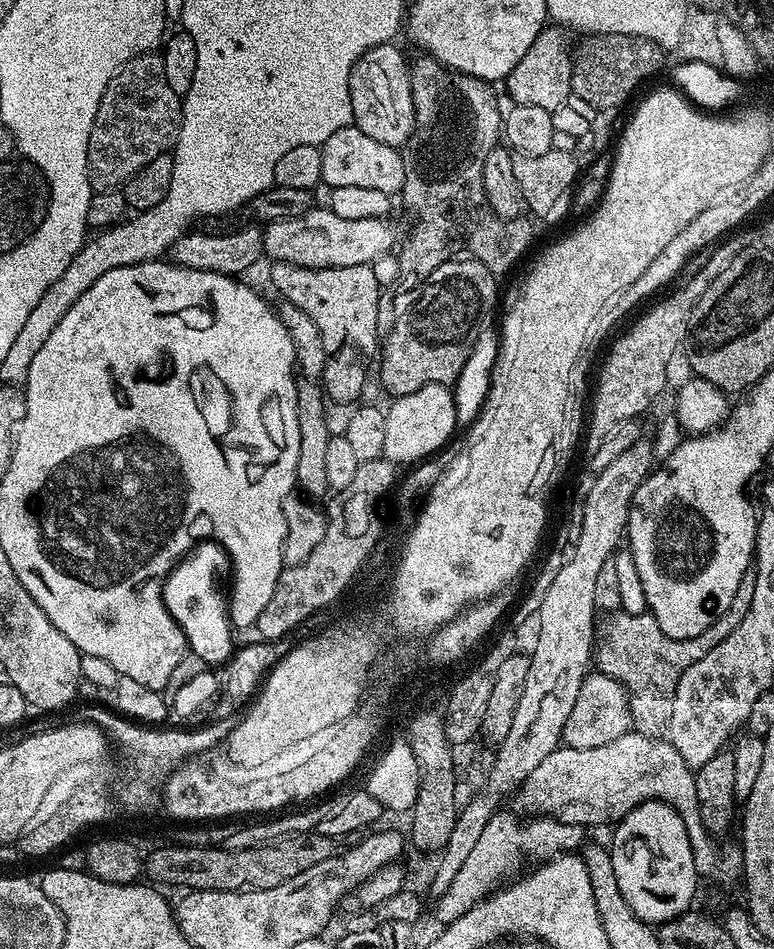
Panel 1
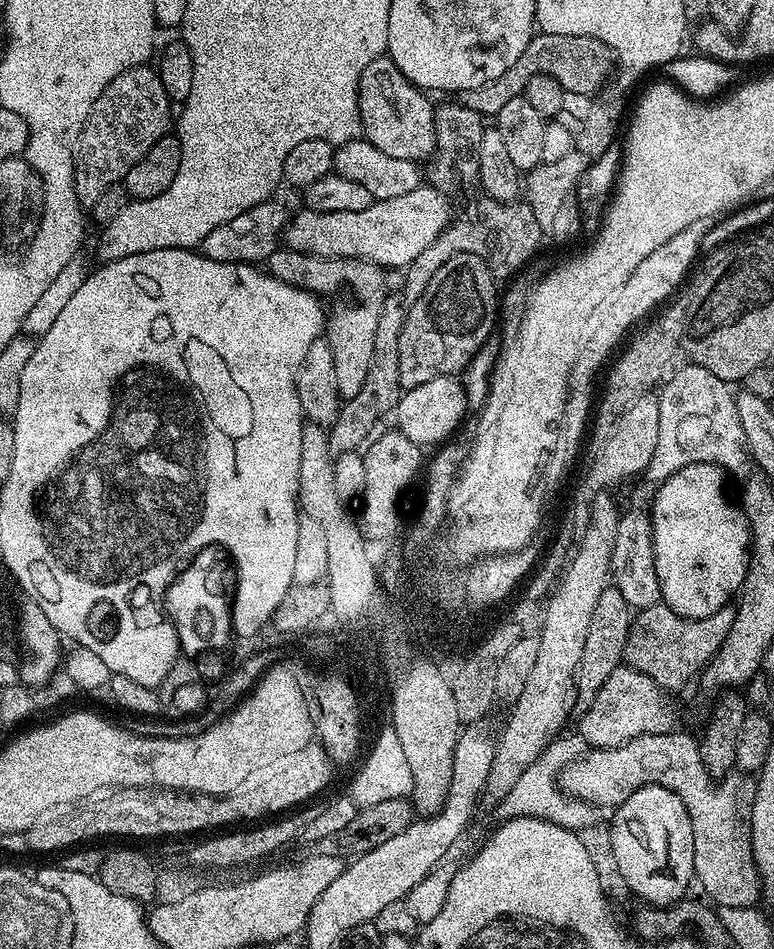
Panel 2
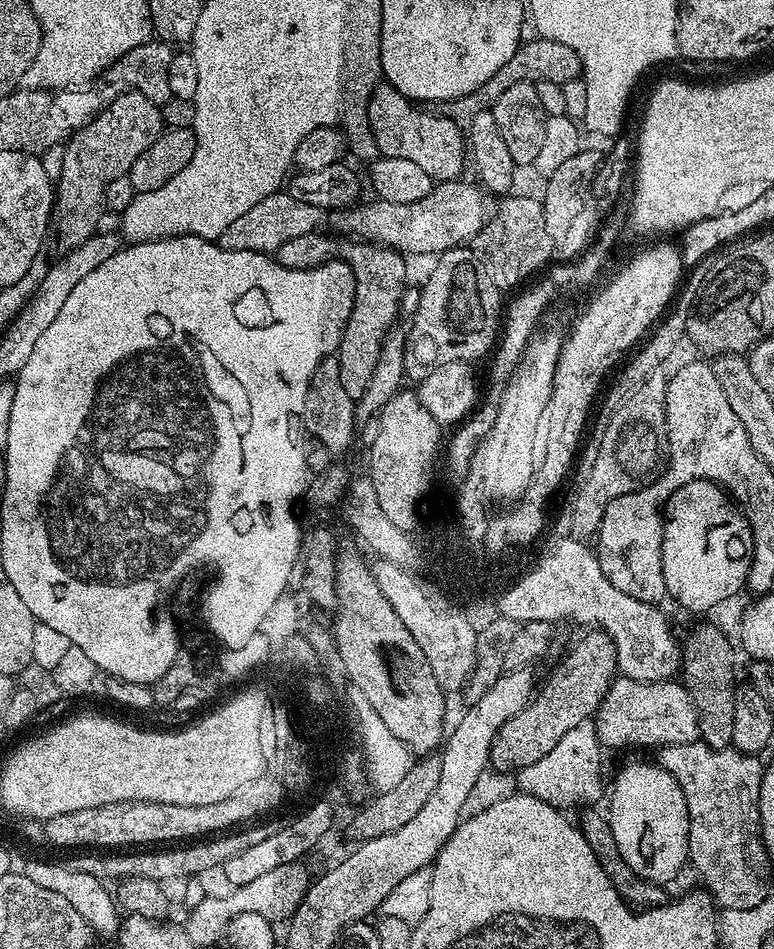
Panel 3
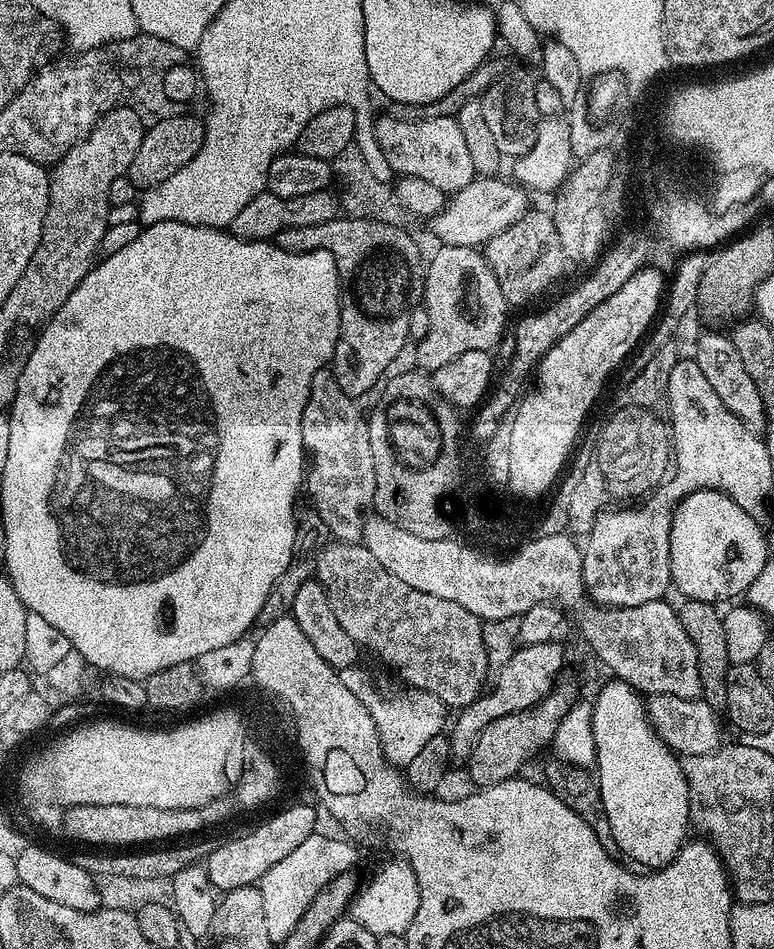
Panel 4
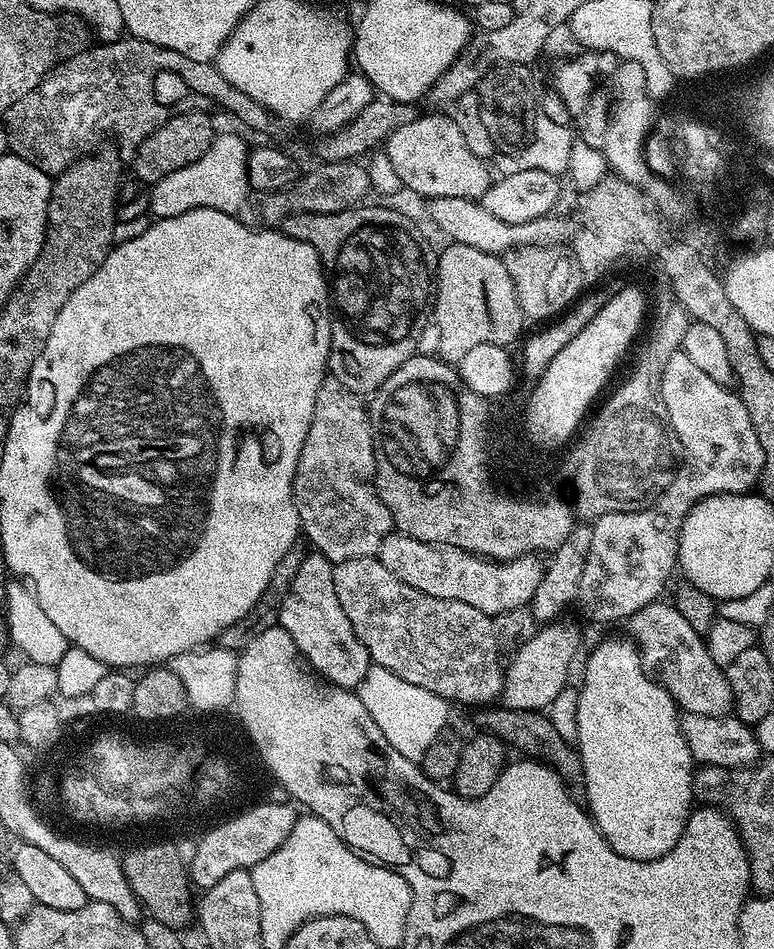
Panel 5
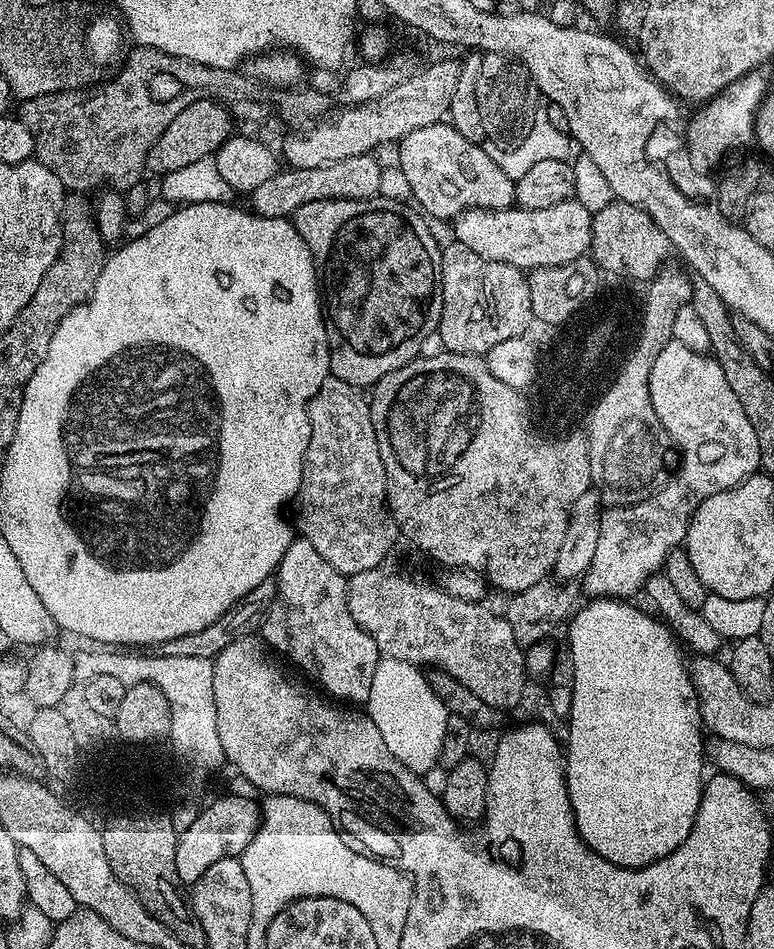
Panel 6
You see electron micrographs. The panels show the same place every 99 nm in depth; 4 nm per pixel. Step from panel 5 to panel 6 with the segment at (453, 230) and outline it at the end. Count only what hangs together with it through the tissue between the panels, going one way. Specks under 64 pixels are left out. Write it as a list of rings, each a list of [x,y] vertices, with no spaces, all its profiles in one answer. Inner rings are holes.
[[[574,198],[566,202],[558,202],[558,206],[546,206],[546,210],[530,210],[513,206],[511,208],[471,208],[455,217],[455,243],[474,250],[474,254],[482,254],[482,258],[490,258],[490,262],[506,262],[521,270],[545,268],[546,266],[562,266],[581,259],[592,246],[592,214]]]

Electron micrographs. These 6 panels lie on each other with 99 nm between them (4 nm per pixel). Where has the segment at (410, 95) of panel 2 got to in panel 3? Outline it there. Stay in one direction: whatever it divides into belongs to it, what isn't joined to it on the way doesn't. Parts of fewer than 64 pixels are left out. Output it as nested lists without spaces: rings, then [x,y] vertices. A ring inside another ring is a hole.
[[[381,83],[372,91],[368,103],[368,121],[374,134],[376,151],[380,156],[407,158],[430,174],[433,182],[457,179],[466,168],[466,136],[457,121],[437,116],[435,111],[423,112],[423,107],[407,100],[388,83]]]

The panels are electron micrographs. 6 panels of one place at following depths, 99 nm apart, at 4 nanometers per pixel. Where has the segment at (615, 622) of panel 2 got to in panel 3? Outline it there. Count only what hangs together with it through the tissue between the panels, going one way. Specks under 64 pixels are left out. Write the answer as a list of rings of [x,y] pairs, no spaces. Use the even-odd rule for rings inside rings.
[[[588,630],[585,632],[588,633],[561,658],[560,665],[549,676],[548,682],[542,688],[540,686],[528,704],[498,730],[489,752],[490,764],[493,769],[496,767],[500,772],[510,771],[509,773],[511,773],[513,770],[543,762],[546,754],[550,754],[550,750],[554,750],[554,745],[566,733],[574,730],[574,726],[579,726],[582,722],[592,720],[595,717],[606,690],[612,685],[612,681],[618,672],[616,651],[614,650],[614,642],[604,631]]]

